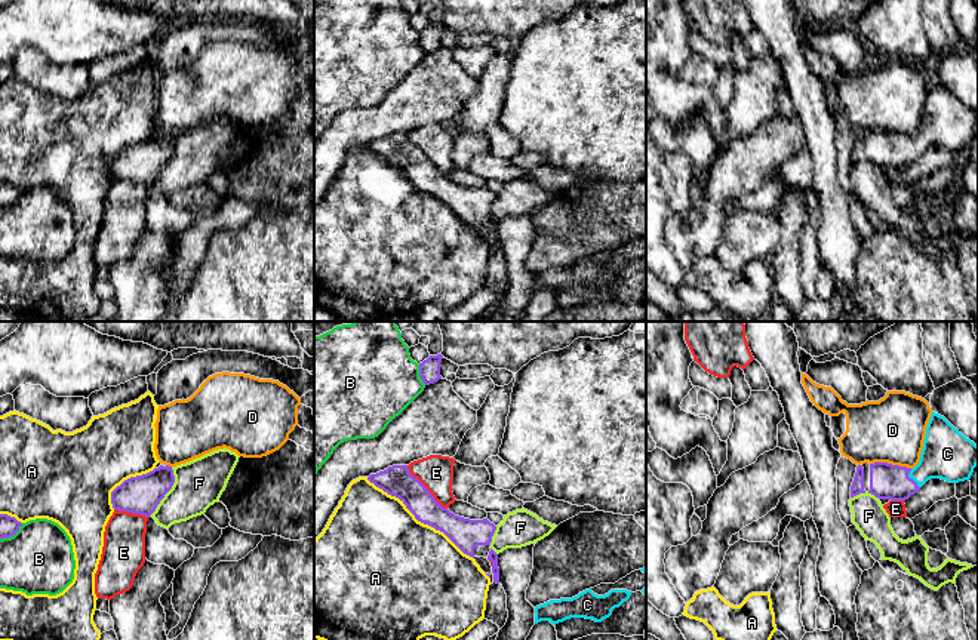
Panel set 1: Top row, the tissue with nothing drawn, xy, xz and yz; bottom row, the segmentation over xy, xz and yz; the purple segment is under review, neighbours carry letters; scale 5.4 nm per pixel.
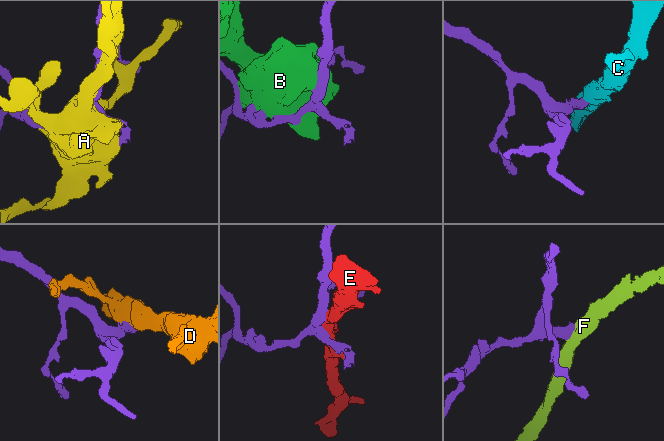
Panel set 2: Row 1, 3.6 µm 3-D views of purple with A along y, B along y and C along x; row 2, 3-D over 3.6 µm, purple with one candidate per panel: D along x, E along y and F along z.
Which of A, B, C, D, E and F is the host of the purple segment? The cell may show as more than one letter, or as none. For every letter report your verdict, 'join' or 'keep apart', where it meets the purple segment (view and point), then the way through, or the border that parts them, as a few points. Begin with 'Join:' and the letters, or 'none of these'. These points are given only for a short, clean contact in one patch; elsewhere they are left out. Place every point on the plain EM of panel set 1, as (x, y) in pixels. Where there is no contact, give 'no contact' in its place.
Join: C
A: keep apart; contact xz (420, 188)
B: keep apart; contact xy (12, 203)
C: join; contact yz (912, 147); way yz (891, 150), (912, 147), (947, 122)
D: keep apart; contact yz (891, 132)
E: keep apart; contact xz (426, 156)
F: keep apart; contact xy (169, 157); border xy (172, 135), (174, 153), (150, 182)

